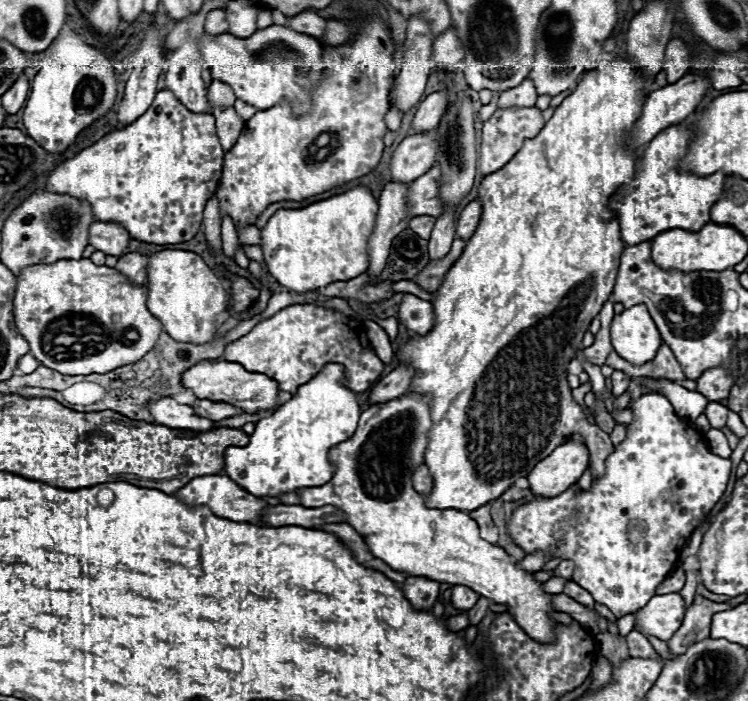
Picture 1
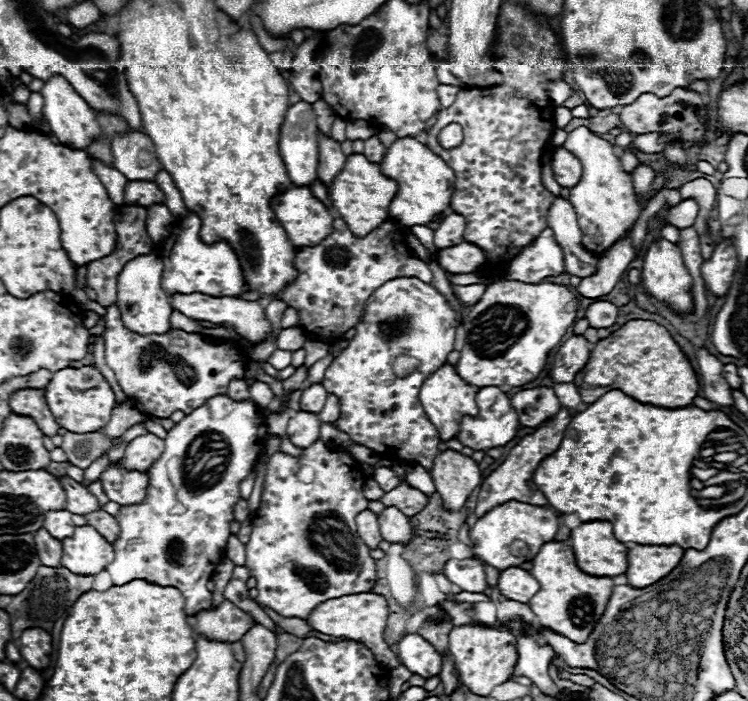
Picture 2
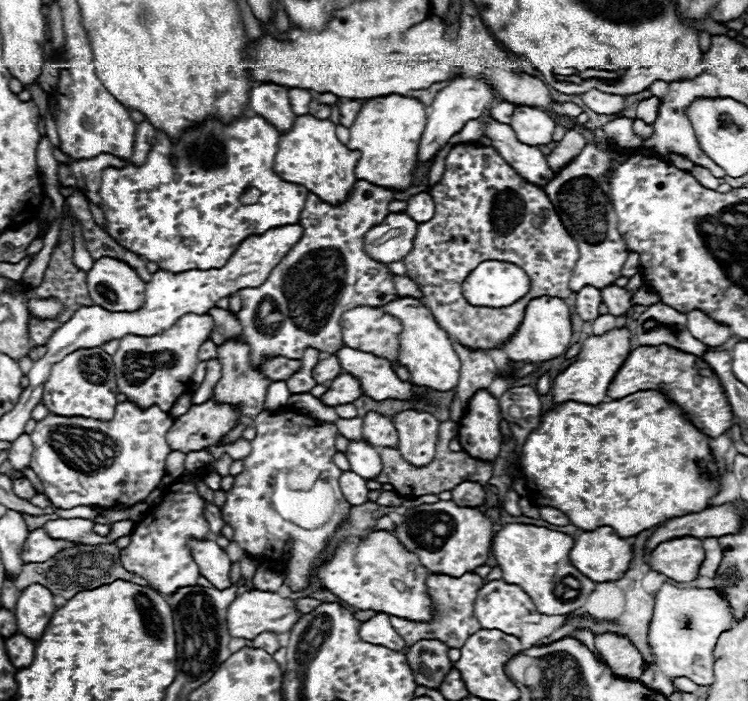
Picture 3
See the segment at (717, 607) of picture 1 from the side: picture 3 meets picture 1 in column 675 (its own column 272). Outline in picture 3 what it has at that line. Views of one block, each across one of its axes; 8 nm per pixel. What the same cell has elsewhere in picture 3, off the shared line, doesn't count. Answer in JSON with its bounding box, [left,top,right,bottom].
[252,632,278,654]

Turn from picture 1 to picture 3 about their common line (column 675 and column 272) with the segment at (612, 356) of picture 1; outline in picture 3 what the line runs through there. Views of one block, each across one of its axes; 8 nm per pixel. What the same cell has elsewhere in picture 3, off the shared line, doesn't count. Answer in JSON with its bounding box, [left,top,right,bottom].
[262,356,300,380]

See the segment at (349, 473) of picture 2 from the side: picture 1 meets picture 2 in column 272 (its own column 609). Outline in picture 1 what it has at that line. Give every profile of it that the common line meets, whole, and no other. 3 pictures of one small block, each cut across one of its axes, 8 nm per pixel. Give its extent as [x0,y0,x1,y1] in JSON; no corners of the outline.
[508,394,732,618]

